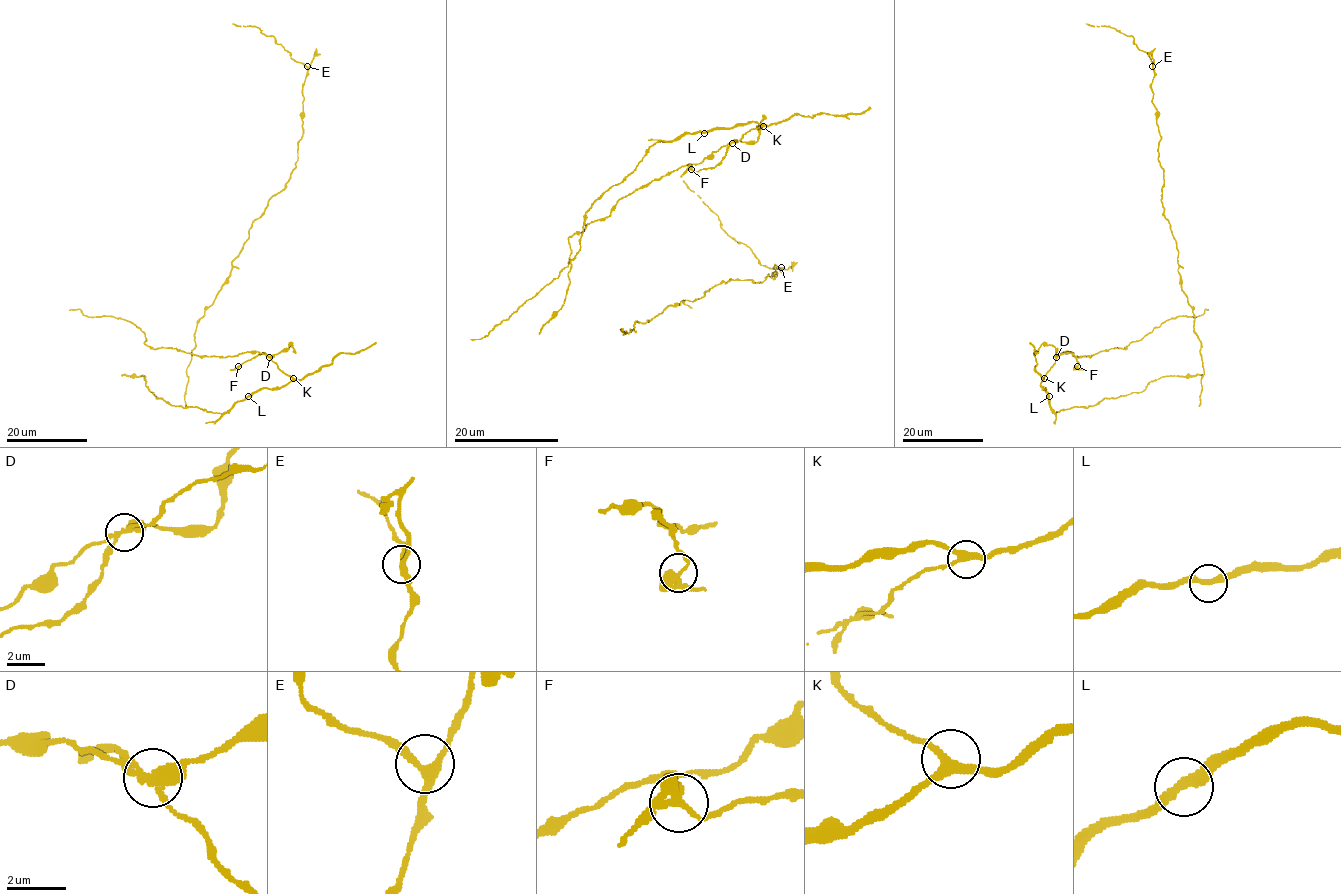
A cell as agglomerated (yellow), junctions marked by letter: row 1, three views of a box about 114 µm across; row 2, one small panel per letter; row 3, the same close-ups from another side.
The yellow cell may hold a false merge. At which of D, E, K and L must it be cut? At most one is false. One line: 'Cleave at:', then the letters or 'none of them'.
Cleave at: D

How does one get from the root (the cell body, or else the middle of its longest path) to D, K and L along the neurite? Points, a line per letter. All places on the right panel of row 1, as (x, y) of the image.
D: (1166, 375), (1150, 381), (1140, 392), (1104, 398), (1095, 405), (1073, 406), (1056, 413), (1041, 382), (1057, 357)
K: (1166, 375), (1150, 381), (1140, 392), (1056, 413), (1041, 385), (1044, 378)
L: (1166, 375), (1150, 381), (1140, 392), (1104, 398), (1095, 405), (1073, 406), (1056, 413), (1050, 405), (1049, 396)

